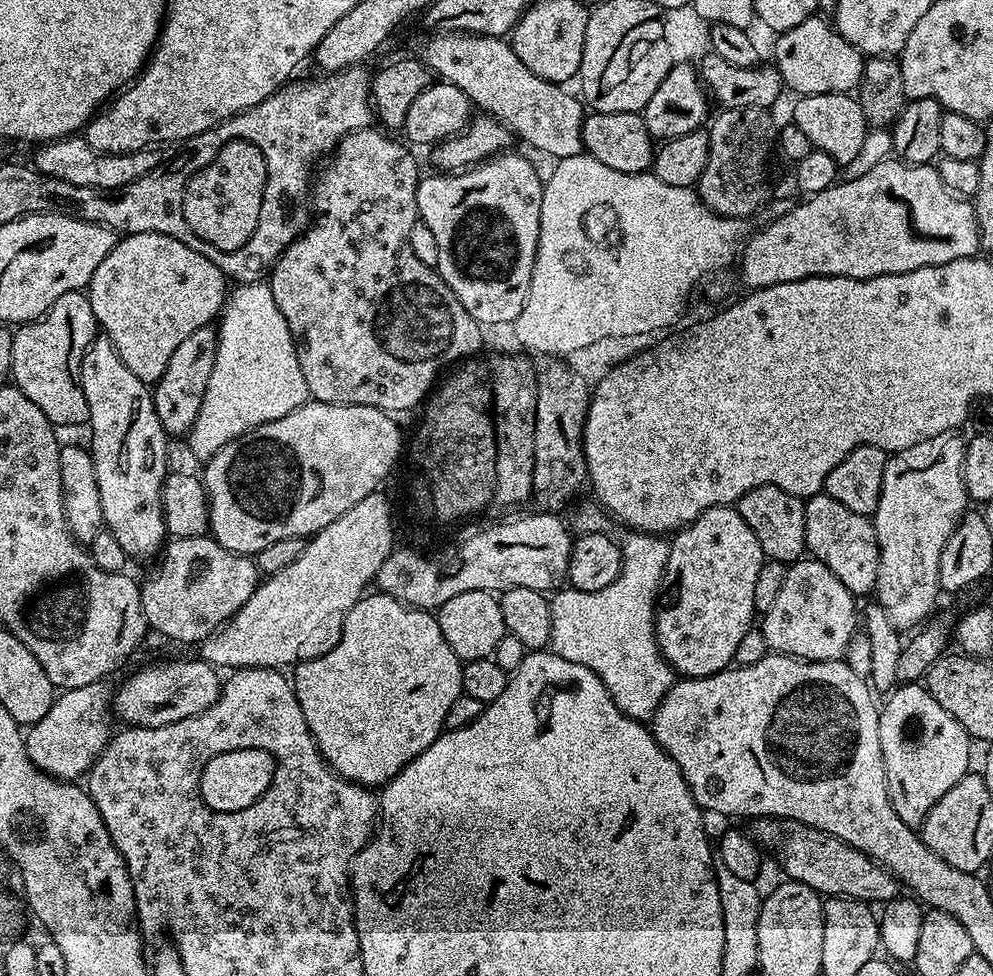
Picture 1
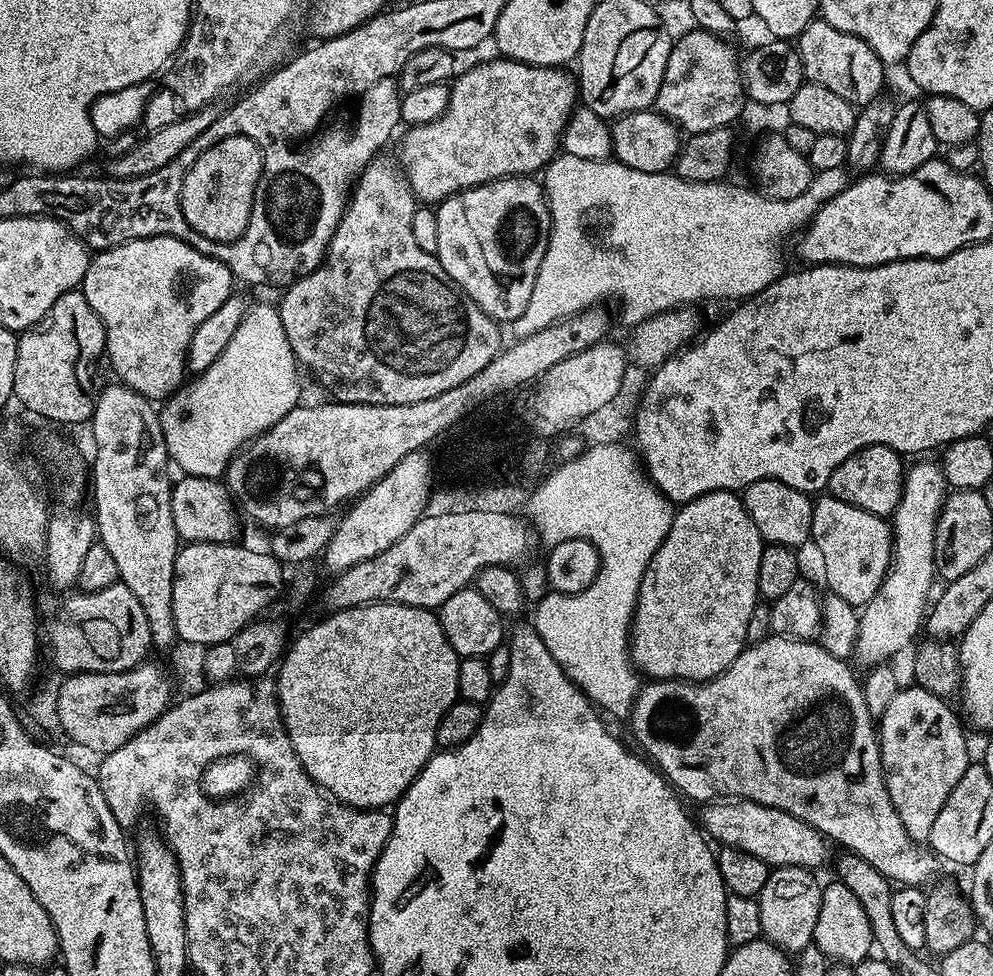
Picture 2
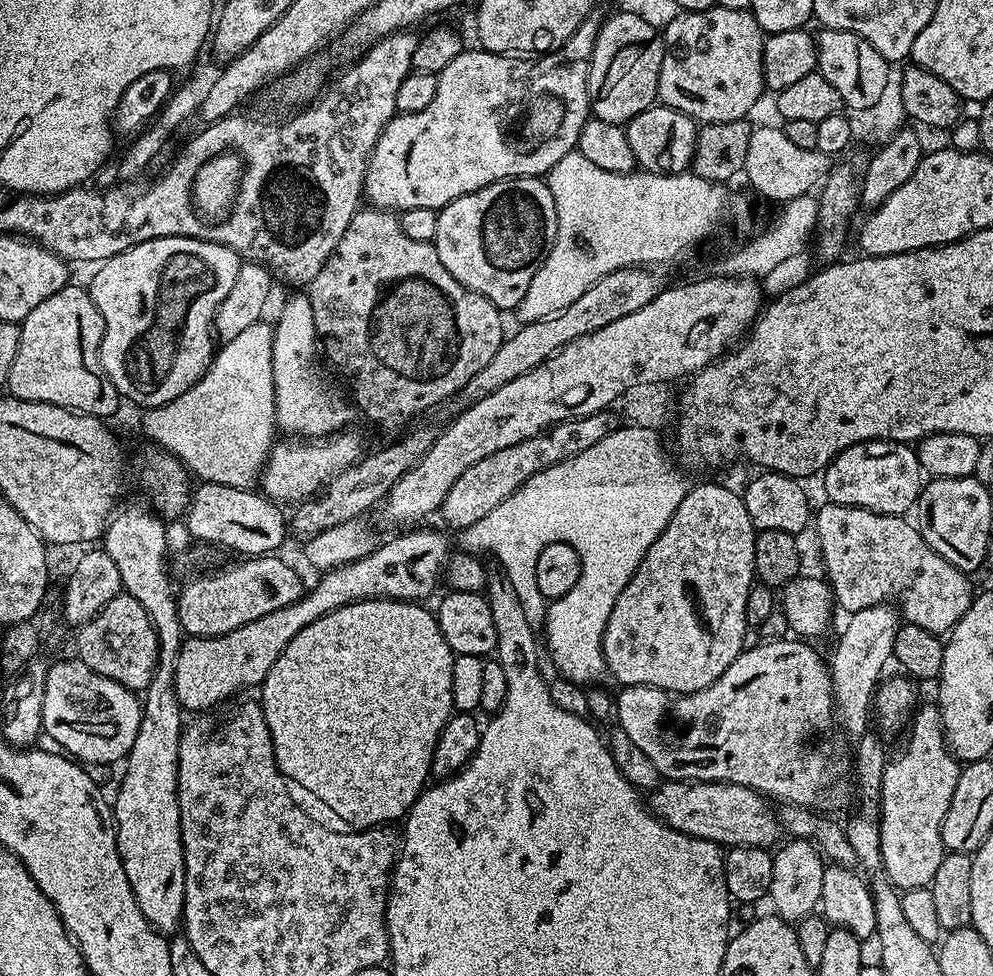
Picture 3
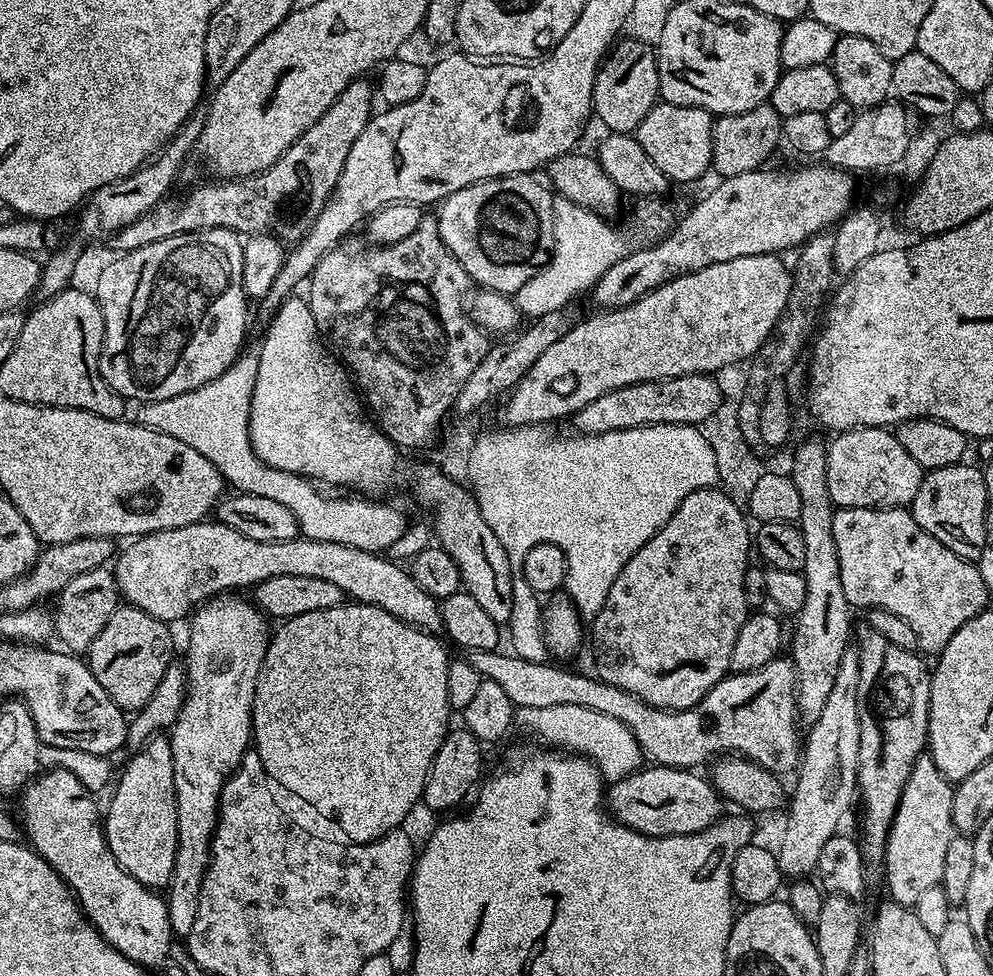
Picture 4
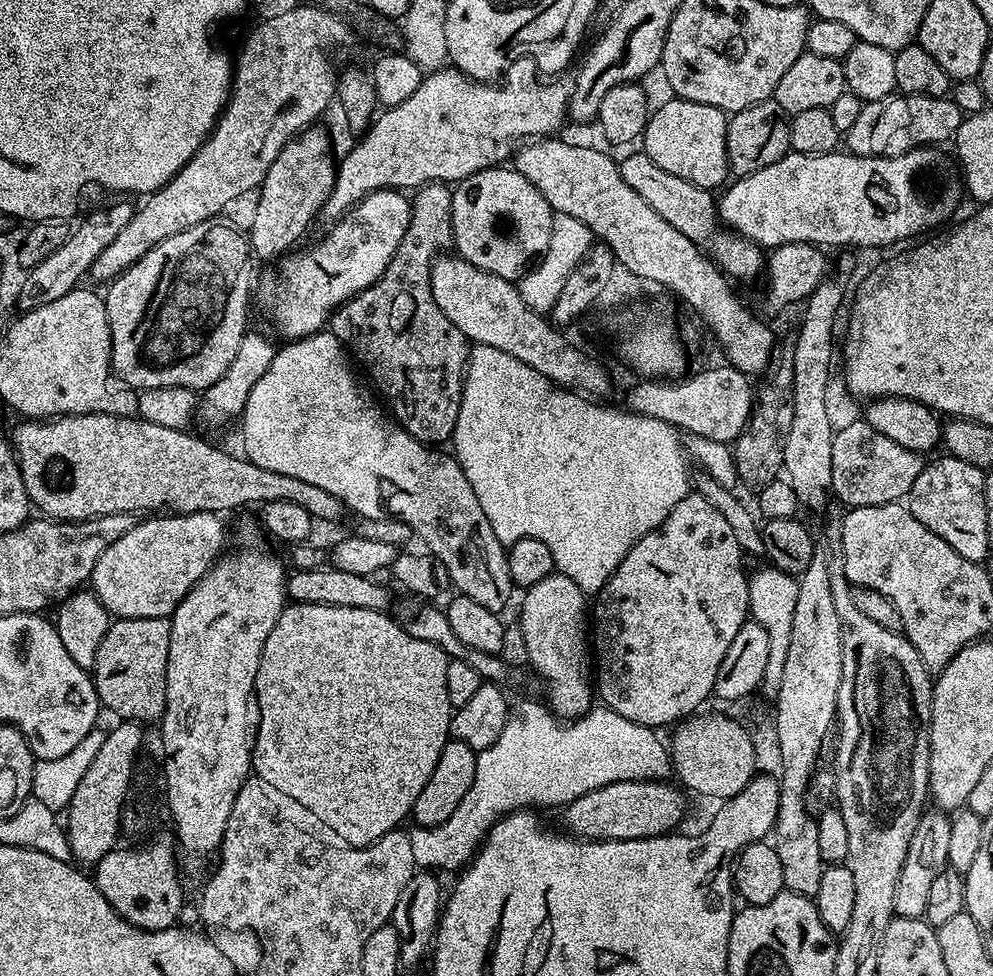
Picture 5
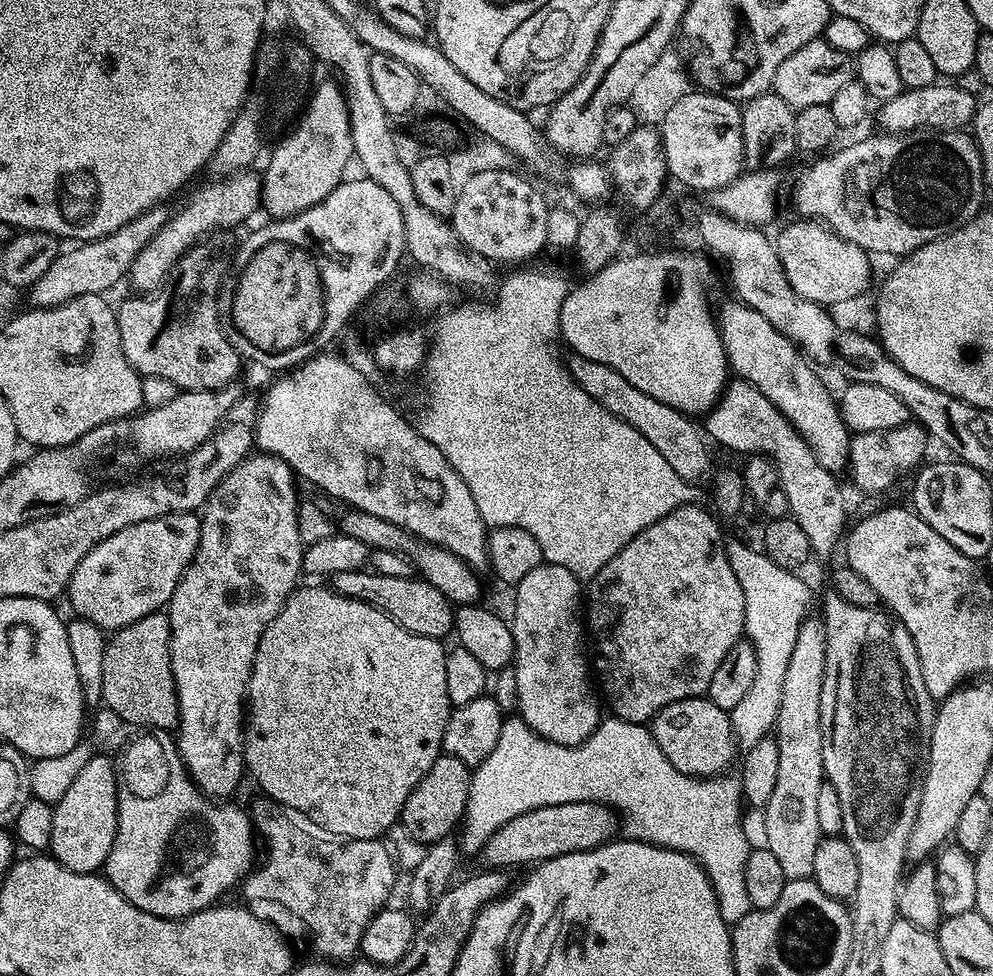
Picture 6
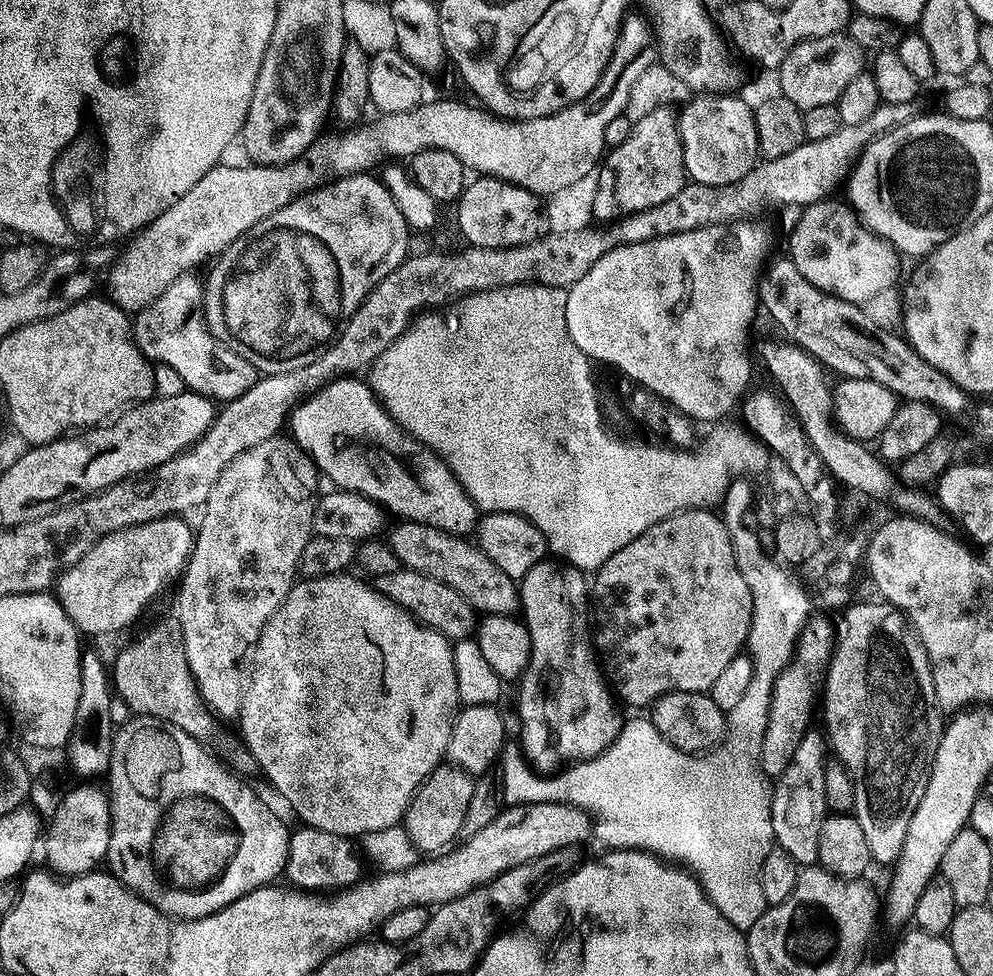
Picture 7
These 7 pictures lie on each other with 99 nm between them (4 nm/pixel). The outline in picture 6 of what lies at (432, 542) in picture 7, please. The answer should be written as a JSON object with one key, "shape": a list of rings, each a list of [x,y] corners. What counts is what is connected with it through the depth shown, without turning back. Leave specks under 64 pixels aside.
{"shape":[[[351,506],[345,507],[343,510],[345,512],[340,516],[340,524],[338,520],[338,528],[343,535],[358,538],[358,542],[362,542],[370,550],[390,550],[407,556],[412,561],[413,569],[423,580],[430,582],[438,590],[442,590],[442,594],[446,594],[446,598],[452,601],[453,605],[463,606],[473,603],[474,596],[464,589],[464,583],[467,580],[477,579],[478,573],[462,558],[458,558],[458,554],[450,554],[450,550],[437,544],[430,544],[427,540],[418,540],[411,532],[407,532],[402,526],[398,526],[386,518],[366,514]]]}

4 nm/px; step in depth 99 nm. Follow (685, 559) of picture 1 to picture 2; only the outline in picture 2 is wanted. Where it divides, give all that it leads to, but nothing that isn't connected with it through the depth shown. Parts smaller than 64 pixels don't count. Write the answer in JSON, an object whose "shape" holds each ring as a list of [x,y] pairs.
{"shape":[[[736,492],[702,494],[675,509],[670,534],[642,578],[632,615],[630,655],[645,677],[712,680],[734,663],[748,644],[746,626],[760,596],[758,562],[765,546]]]}

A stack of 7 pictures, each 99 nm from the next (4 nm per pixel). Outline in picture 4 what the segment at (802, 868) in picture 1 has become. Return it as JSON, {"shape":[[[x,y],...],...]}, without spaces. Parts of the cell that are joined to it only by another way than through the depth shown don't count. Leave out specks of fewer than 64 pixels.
{"shape":[[[652,766],[652,769],[632,772],[622,780],[617,780],[607,789],[606,808],[611,819],[618,824],[625,824],[636,832],[647,836],[685,836],[709,828],[713,822],[721,819],[720,804],[722,797],[712,786],[711,779],[700,777],[696,770],[673,770],[663,766]]]}

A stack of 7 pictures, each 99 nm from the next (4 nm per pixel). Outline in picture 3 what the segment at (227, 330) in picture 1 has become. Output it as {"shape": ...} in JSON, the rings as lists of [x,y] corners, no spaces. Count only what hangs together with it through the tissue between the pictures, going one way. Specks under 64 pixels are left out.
{"shape":[[[261,322],[242,330],[238,338],[223,341],[218,358],[213,359],[206,374],[186,394],[178,394],[162,406],[143,409],[140,428],[163,450],[184,464],[197,481],[205,484],[221,484],[235,488],[252,488],[268,462],[268,454],[274,447],[272,435],[277,435],[276,403],[272,389],[272,329],[273,325]]]}

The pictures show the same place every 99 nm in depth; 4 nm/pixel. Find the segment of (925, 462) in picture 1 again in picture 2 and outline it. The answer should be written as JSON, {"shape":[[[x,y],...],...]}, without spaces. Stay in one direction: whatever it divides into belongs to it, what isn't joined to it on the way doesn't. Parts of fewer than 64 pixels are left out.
{"shape":[[[939,463],[916,464],[904,473],[904,489],[902,498],[898,502],[896,511],[890,517],[892,525],[892,550],[888,561],[888,572],[884,576],[882,586],[870,598],[868,604],[863,605],[859,613],[859,624],[857,626],[857,642],[855,646],[854,660],[857,665],[875,666],[891,661],[891,656],[896,656],[916,635],[921,634],[925,627],[926,613],[930,608],[930,597],[932,583],[937,583],[938,573],[936,571],[936,523],[940,517],[940,511],[944,505],[946,495],[946,481],[944,469]]]}

